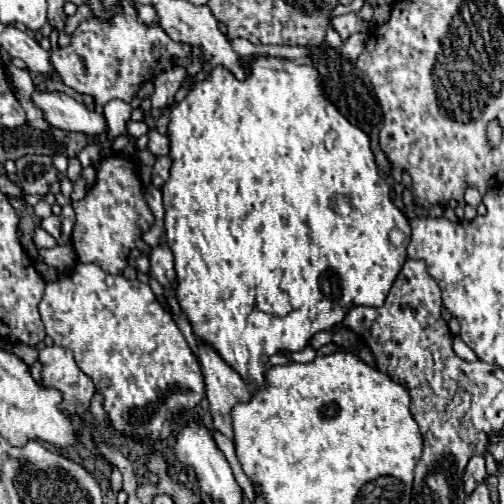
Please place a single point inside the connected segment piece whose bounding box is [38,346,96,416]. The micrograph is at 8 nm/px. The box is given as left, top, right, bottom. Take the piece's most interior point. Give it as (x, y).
(60, 371)

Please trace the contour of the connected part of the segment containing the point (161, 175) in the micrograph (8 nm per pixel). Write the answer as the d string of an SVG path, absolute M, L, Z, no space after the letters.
M160 156L154 164L154 170L152 170L152 184L156 188L162 188L164 182L168 180L170 176L170 166L172 166L172 160L168 156Z

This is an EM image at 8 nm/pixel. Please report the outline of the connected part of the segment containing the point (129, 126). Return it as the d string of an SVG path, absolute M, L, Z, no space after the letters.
M128 120L126 122L126 134L128 136L134 136L134 138L140 138L142 134L148 132L148 126L140 120L140 122L134 122L134 120Z

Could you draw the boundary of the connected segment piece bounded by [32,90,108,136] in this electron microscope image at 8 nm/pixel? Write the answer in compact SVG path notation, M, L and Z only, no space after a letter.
M36 90L32 94L32 100L42 108L50 126L72 130L72 132L82 132L88 136L100 136L102 132L108 130L108 124L102 114L76 102L68 94Z

